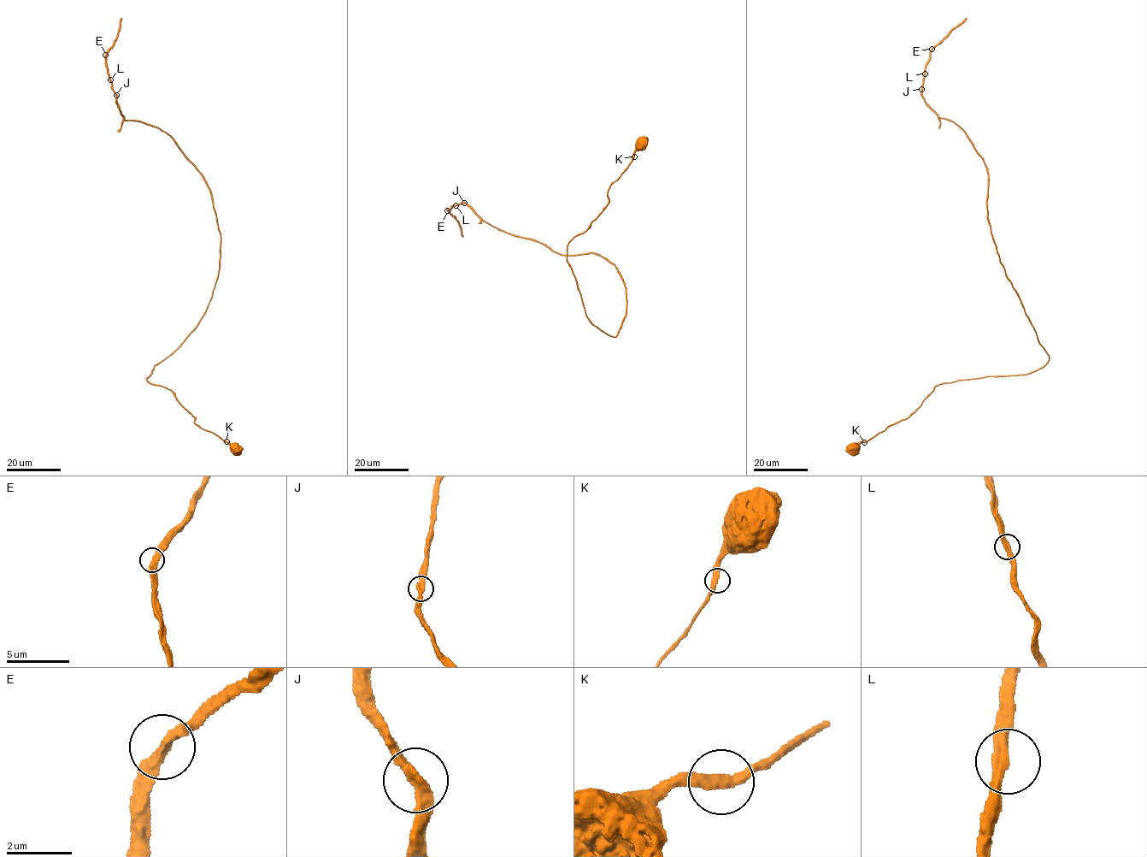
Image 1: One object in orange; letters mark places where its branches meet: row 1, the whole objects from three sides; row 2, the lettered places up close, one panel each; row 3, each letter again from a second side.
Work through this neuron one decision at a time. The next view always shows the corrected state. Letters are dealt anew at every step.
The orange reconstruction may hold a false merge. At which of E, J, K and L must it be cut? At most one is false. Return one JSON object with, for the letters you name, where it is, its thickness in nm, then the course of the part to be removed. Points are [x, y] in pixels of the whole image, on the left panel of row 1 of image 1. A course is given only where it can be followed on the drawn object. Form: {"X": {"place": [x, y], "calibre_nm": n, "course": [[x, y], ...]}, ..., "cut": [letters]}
{"cut": []}

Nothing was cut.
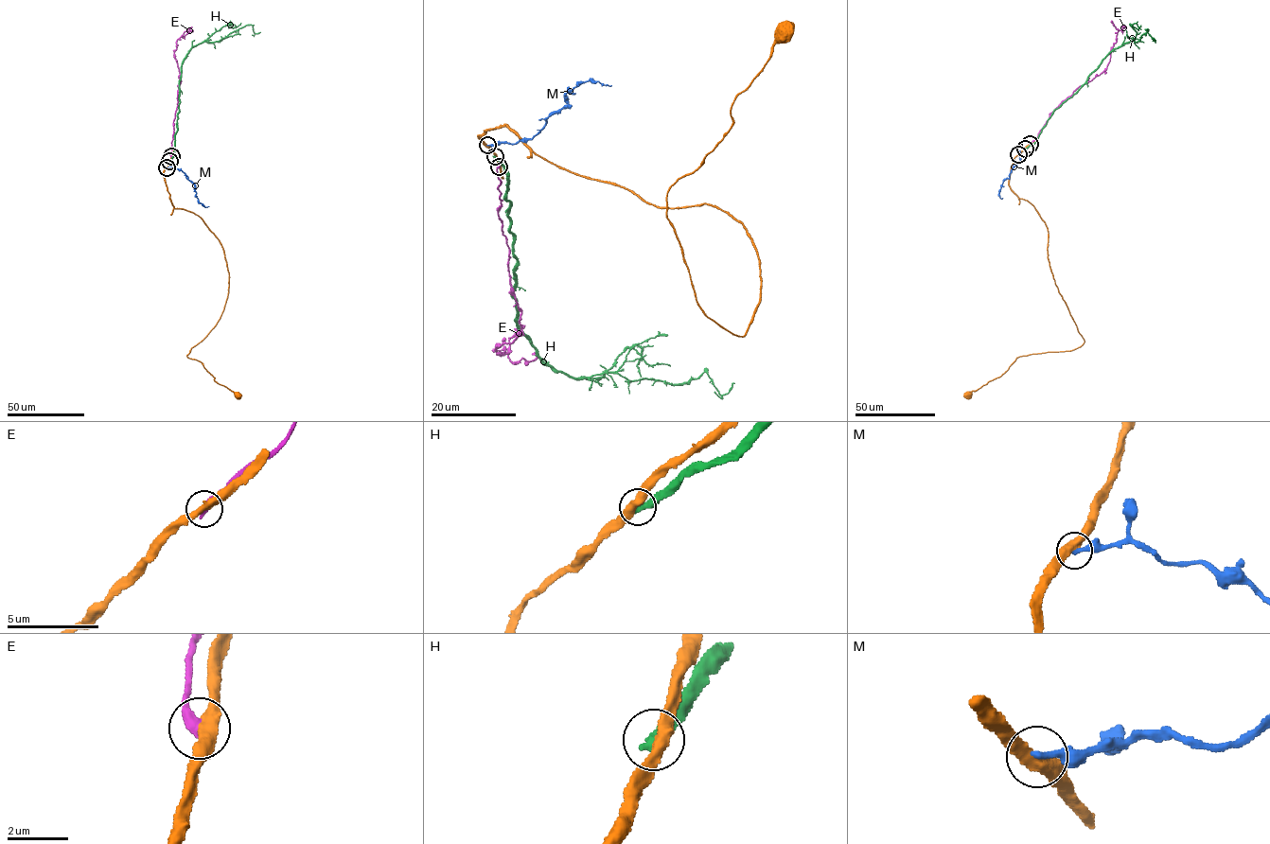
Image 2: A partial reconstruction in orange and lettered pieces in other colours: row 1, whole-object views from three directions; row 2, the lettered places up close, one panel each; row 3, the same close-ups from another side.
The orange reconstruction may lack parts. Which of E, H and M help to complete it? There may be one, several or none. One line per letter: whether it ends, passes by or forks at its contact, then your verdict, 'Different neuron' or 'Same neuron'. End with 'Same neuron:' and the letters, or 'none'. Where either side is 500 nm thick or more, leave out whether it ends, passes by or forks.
E: It ends there. Different neuron
H: It ends there. Different neuron
M: It ends there. Different neuron
Same neuron: none

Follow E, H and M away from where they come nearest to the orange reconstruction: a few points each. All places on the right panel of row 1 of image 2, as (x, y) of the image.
E: (1030, 144), (1060, 103), (1106, 69), (1117, 34), (1123, 27), (1121, 25)
H: (1025, 149), (1102, 60), (1128, 42), (1137, 42), (1147, 28), (1152, 39)
M: (1018, 154), (1020, 160), (1002, 183), (999, 194), (1002, 198)

